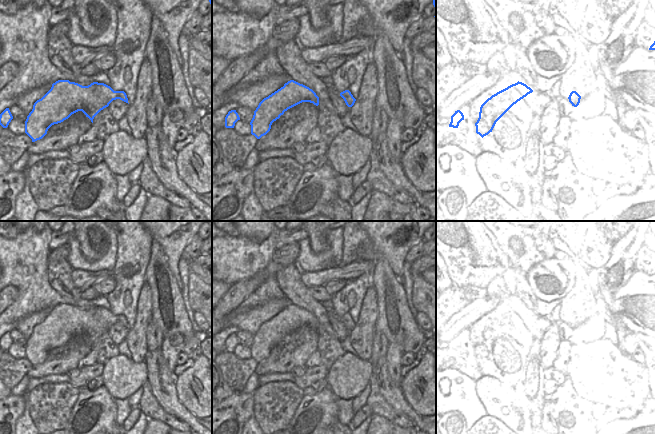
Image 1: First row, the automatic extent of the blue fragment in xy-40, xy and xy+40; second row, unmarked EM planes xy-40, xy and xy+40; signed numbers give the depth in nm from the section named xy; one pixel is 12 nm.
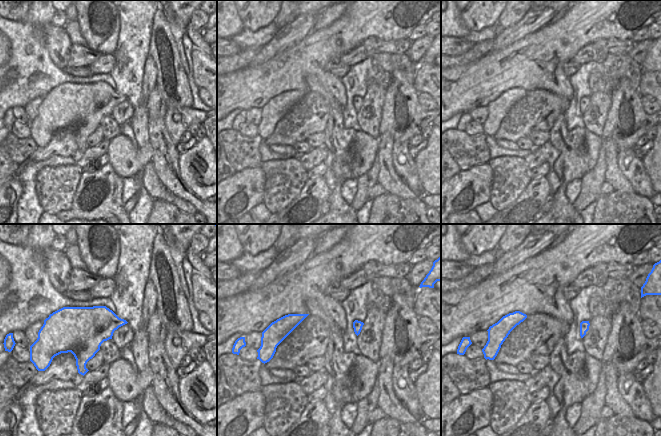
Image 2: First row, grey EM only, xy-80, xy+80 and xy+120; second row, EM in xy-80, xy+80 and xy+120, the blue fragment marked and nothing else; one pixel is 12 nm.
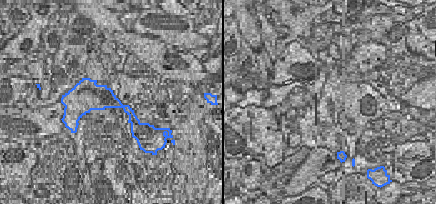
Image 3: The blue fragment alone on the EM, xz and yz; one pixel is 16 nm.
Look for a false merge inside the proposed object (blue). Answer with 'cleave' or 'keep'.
keep

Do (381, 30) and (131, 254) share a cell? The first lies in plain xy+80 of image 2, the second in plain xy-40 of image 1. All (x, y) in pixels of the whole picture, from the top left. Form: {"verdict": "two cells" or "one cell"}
{"verdict": "two cells"}

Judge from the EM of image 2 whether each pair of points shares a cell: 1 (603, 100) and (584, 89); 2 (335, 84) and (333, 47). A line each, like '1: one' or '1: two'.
1: two
2: one

